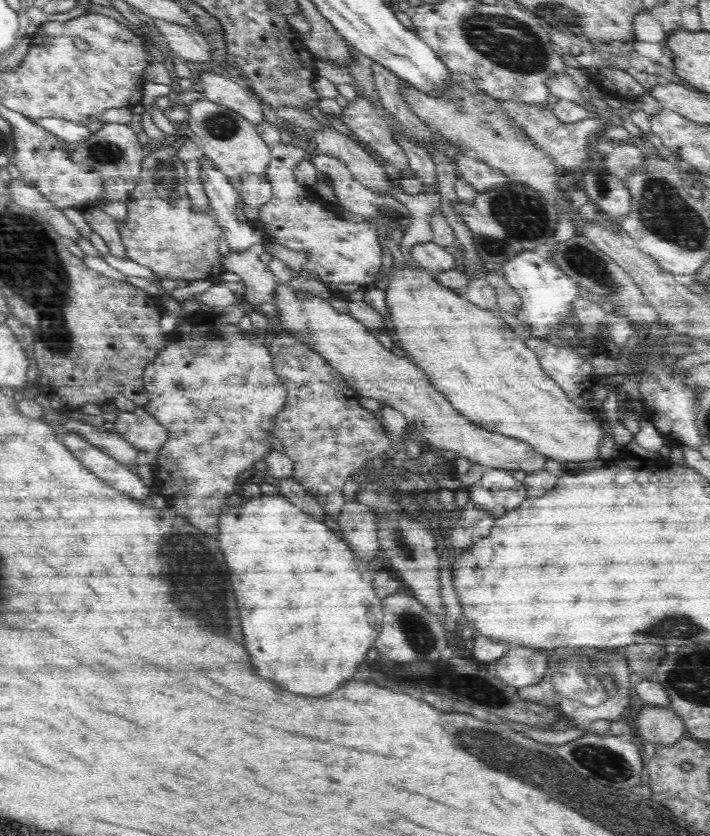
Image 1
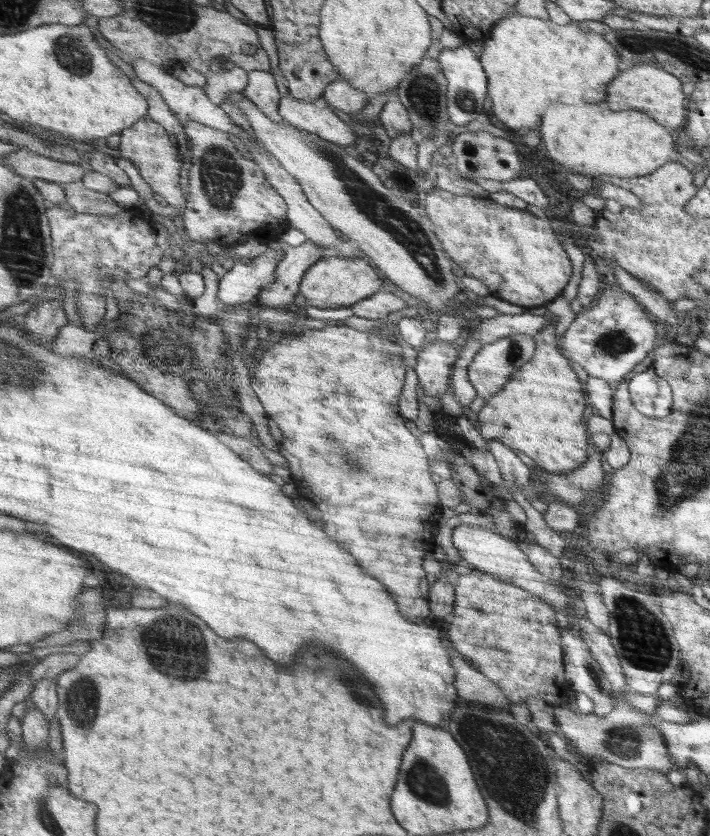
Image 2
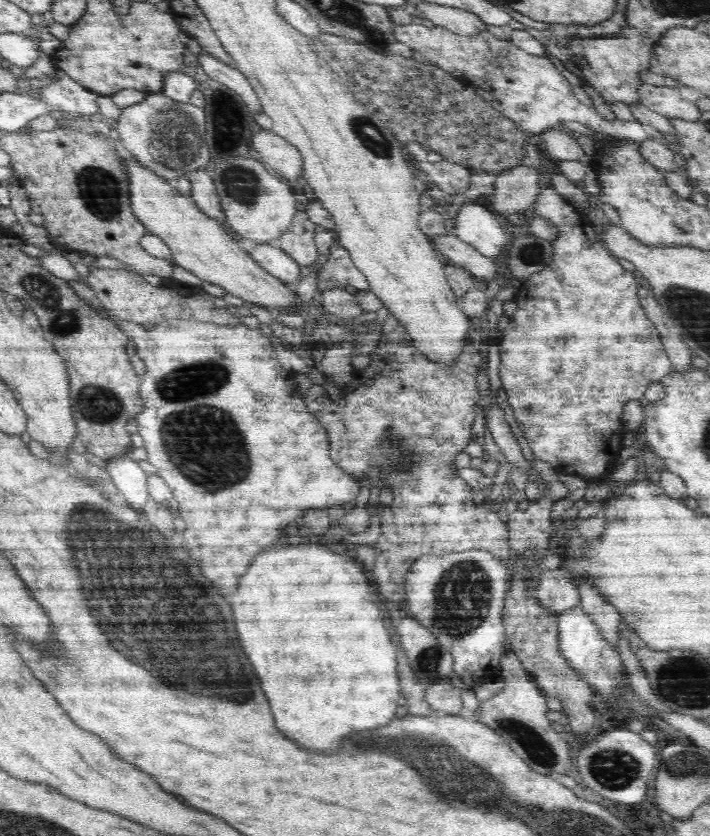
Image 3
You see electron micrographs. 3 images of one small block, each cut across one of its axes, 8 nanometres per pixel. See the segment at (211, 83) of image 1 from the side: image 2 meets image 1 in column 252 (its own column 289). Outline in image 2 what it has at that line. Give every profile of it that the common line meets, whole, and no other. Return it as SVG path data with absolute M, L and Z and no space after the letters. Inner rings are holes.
M288 93L279 100L279 113L296 128L342 147L352 148L358 141L355 125L346 125L328 106L320 109L313 101L300 100Z

